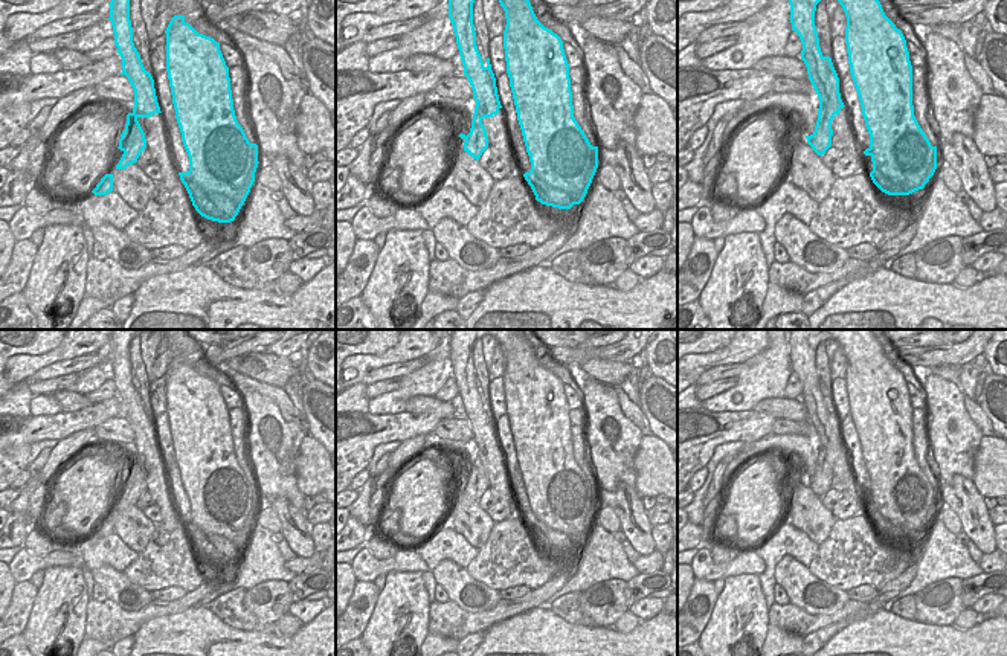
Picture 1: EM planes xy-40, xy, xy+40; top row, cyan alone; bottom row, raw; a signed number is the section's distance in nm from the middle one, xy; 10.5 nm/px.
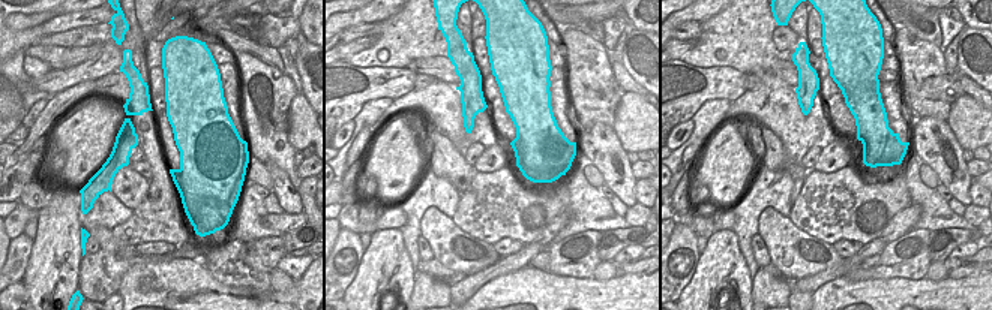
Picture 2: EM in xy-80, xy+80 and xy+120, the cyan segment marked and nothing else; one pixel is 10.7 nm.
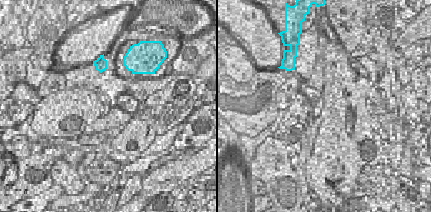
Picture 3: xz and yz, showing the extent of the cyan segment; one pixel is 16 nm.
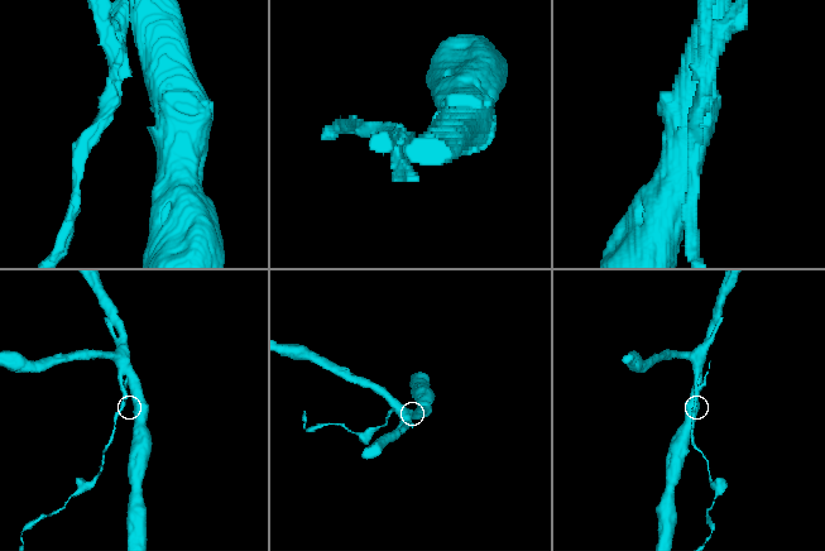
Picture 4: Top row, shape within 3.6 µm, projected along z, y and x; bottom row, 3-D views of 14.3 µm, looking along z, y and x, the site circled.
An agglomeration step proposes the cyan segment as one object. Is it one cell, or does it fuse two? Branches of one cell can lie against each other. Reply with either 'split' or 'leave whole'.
split

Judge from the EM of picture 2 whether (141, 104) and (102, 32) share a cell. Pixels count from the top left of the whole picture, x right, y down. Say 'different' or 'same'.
different

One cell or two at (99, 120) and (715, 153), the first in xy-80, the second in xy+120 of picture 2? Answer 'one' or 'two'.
one

